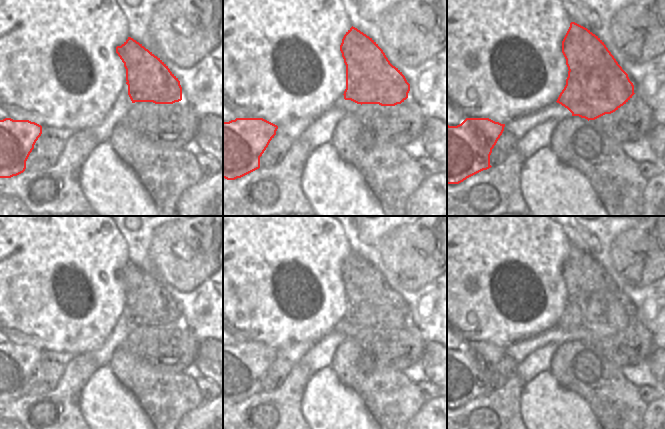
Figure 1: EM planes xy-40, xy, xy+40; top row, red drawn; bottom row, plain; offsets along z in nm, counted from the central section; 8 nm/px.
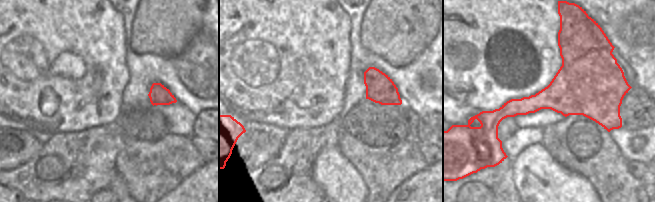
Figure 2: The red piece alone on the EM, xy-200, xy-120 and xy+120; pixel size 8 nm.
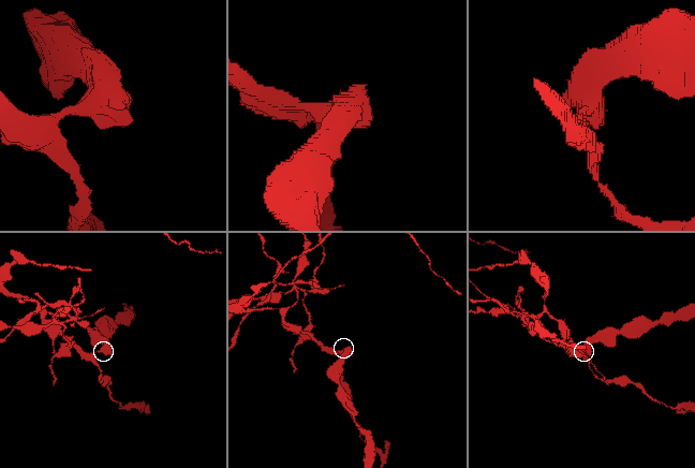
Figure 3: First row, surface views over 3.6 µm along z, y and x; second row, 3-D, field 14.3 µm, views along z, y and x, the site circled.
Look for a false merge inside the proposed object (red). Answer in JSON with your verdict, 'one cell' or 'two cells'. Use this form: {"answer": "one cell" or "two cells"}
{"answer": "two cells"}

